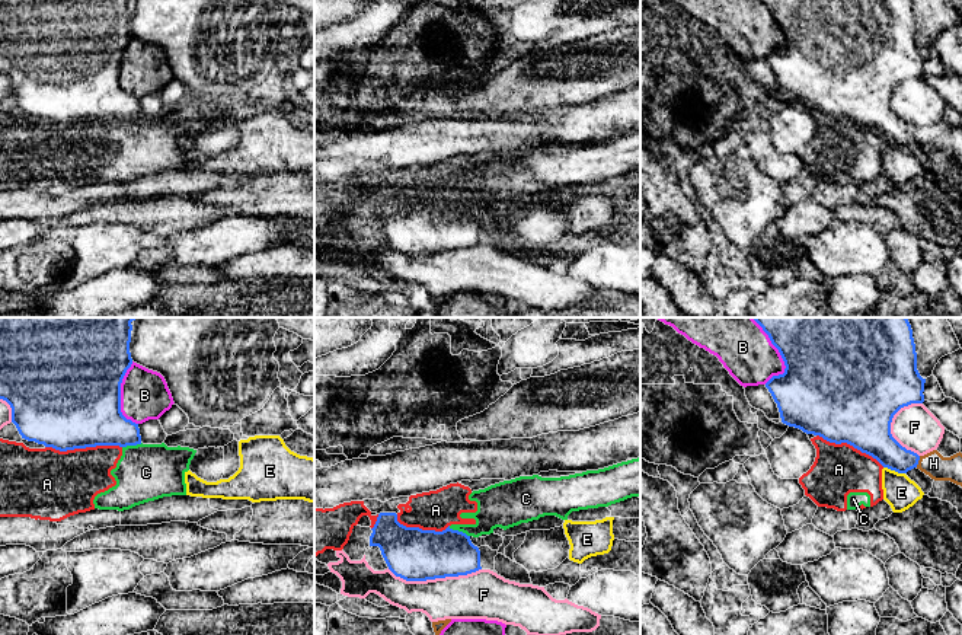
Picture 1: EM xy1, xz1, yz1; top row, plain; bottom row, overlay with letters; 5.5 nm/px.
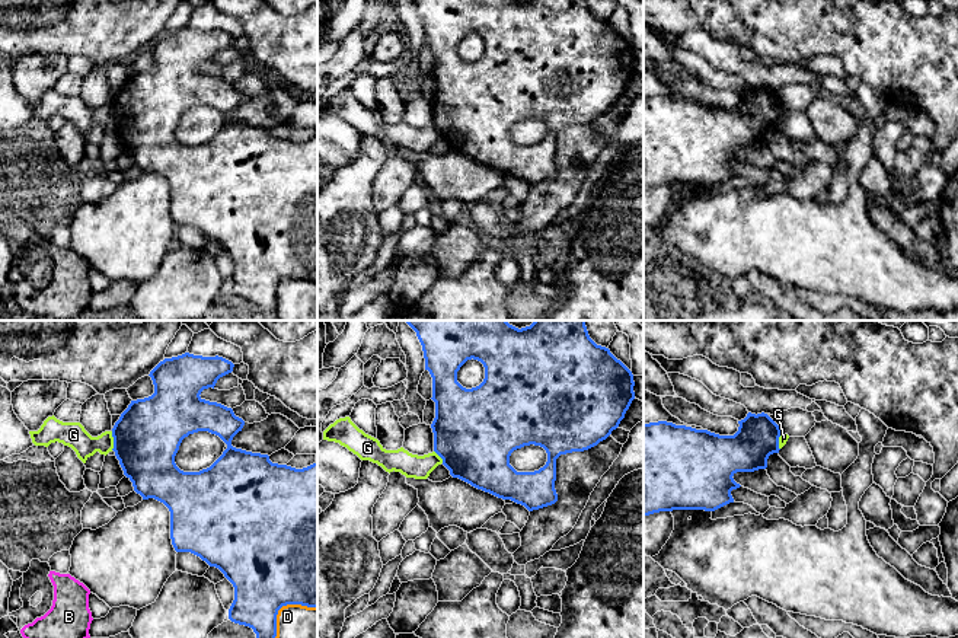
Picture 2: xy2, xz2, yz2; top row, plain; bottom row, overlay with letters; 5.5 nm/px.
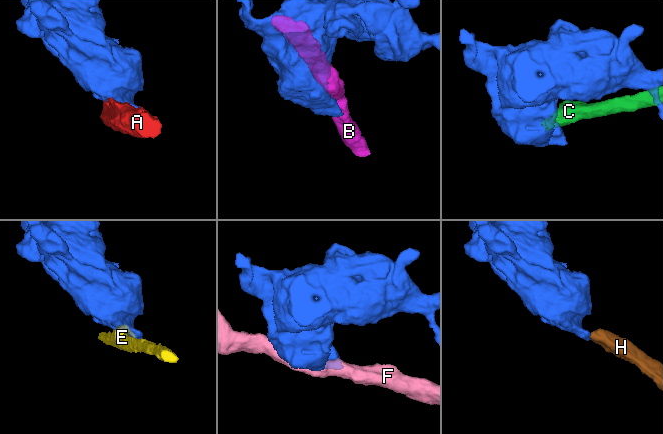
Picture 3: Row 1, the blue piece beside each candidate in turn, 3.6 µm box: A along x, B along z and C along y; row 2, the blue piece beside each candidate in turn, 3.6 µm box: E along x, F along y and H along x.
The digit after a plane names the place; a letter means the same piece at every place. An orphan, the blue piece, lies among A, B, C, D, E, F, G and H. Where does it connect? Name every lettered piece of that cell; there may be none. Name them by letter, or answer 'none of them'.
H

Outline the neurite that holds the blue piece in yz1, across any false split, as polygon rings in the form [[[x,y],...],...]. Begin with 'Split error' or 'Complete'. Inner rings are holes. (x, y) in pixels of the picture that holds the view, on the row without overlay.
Split error. [[[761,0],[784,35],[784,47],[773,50],[766,61],[777,77],[782,96],[819,109],[835,118],[847,117],[876,133],[883,141],[907,147],[917,141],[934,154],[962,160],[962,127],[943,131],[937,124],[924,130],[907,124],[891,108],[894,89],[904,80],[924,76],[924,57],[917,44],[911,0]]]

